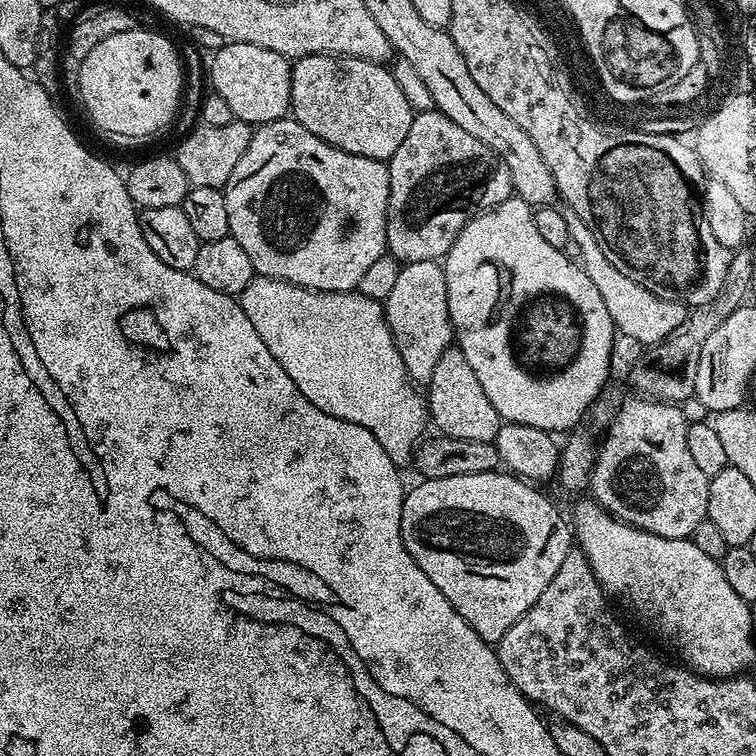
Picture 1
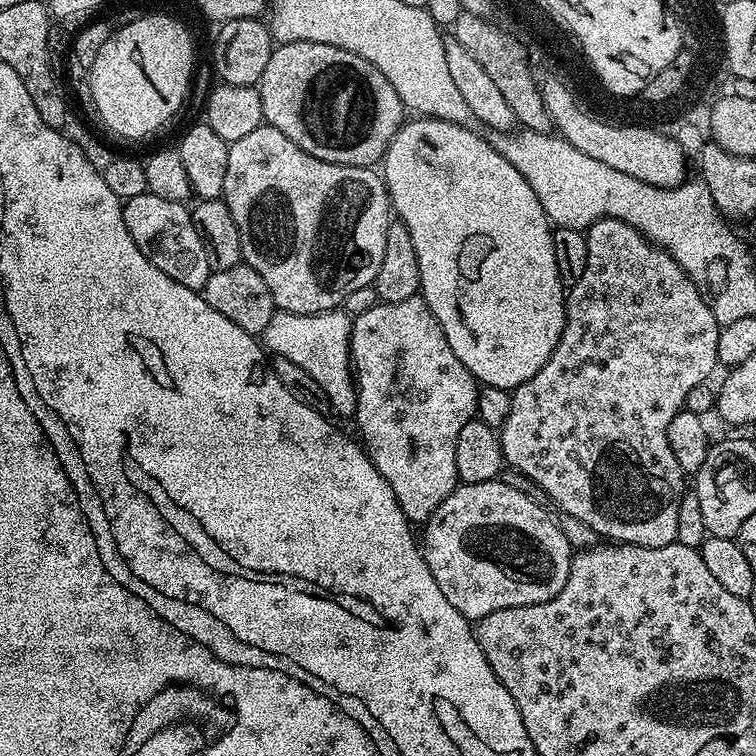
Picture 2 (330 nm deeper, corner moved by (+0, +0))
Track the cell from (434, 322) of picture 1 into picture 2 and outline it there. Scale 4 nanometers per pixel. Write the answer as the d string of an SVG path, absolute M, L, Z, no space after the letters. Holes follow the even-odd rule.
M417 294L406 302L376 303L352 322L352 366L356 378L356 410L354 421L364 435L362 447L374 462L378 474L390 482L390 490L398 498L398 506L413 525L423 525L438 510L444 499L456 489L454 448L462 426L476 416L478 382L458 362L458 354L450 350L438 318Z

